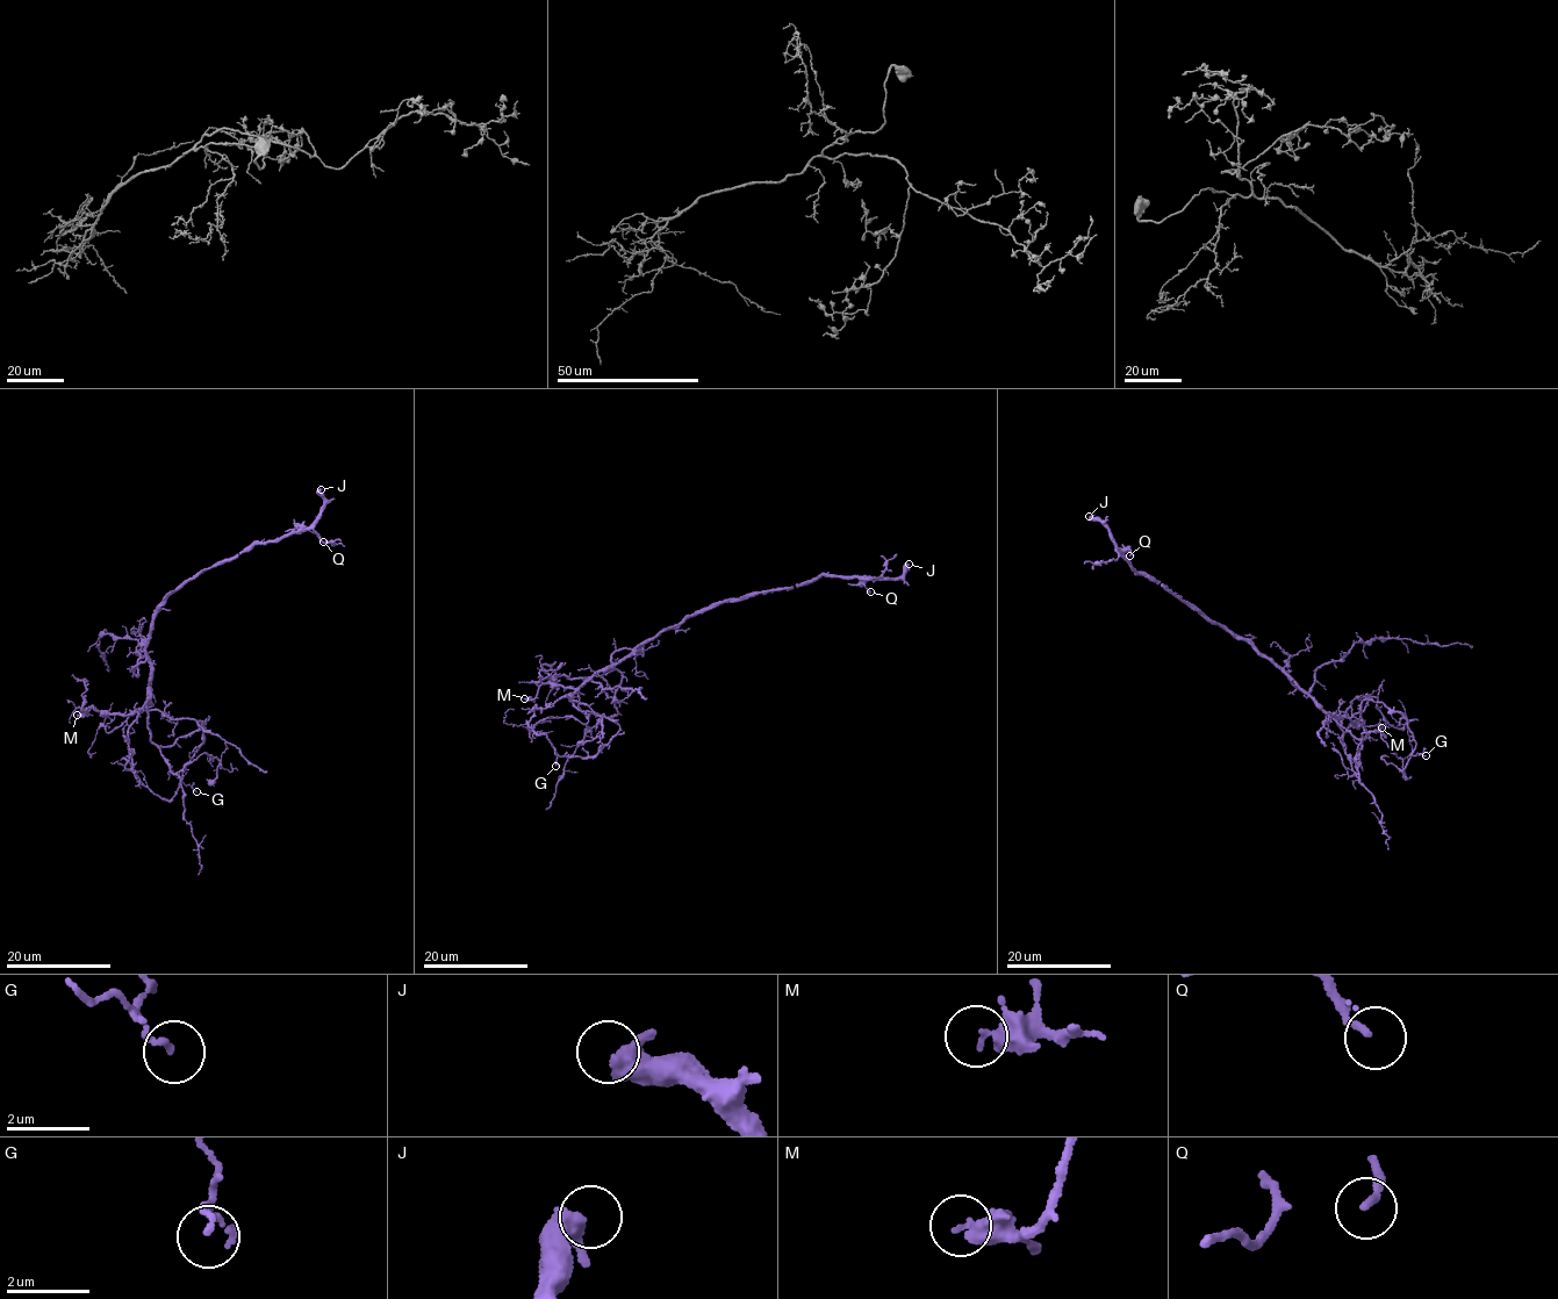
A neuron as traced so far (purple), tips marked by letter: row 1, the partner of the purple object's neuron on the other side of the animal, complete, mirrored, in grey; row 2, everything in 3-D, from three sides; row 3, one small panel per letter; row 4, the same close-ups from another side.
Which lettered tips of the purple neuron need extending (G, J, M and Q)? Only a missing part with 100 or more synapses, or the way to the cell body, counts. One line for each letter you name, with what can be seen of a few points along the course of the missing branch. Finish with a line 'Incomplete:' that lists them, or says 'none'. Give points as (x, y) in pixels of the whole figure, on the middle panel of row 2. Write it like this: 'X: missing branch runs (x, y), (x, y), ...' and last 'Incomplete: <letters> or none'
Incomplete: J

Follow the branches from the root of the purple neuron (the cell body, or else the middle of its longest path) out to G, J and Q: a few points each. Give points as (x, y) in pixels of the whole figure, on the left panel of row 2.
G: (150, 664), (148, 725), (152, 741), (172, 745), (206, 720), (202, 743), (180, 779), (196, 791)
J: (150, 664), (145, 653), (153, 621), (169, 595), (253, 545), (304, 530), (320, 514), (321, 489)
Q: (150, 664), (145, 653), (156, 612), (186, 581), (253, 545), (302, 529), (323, 542)

